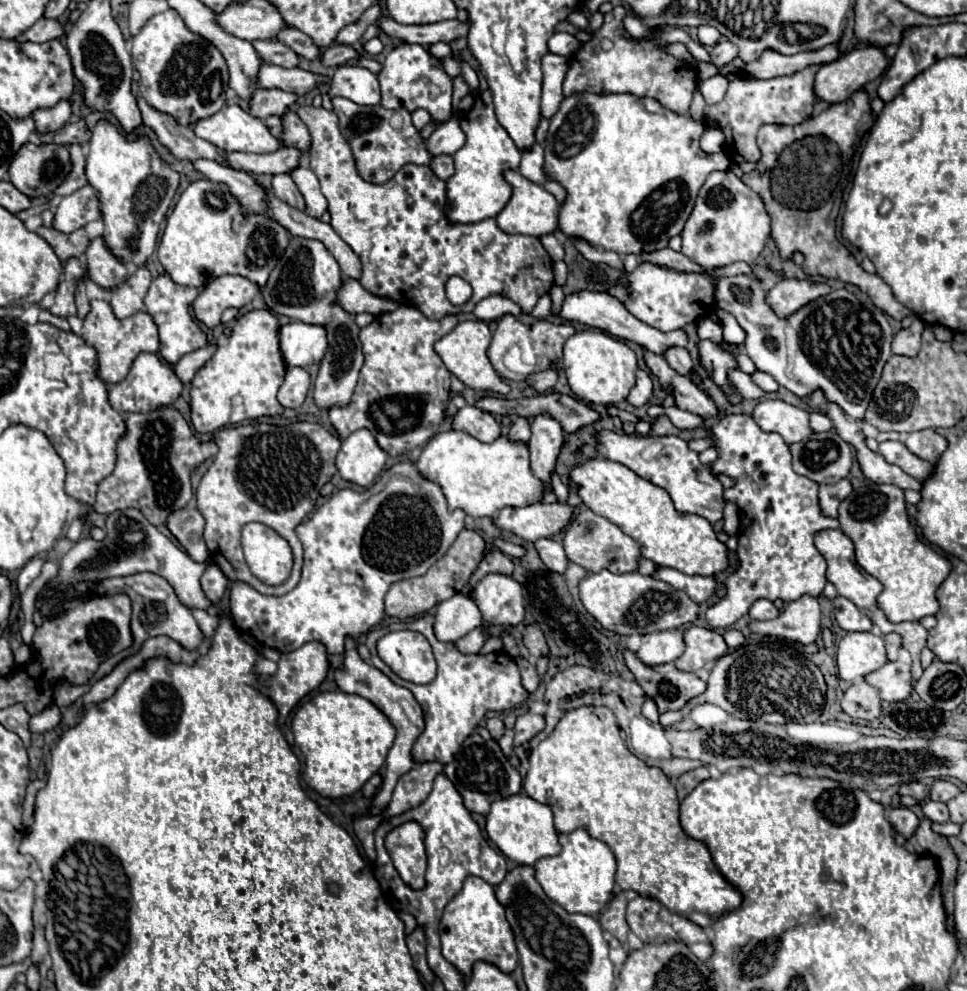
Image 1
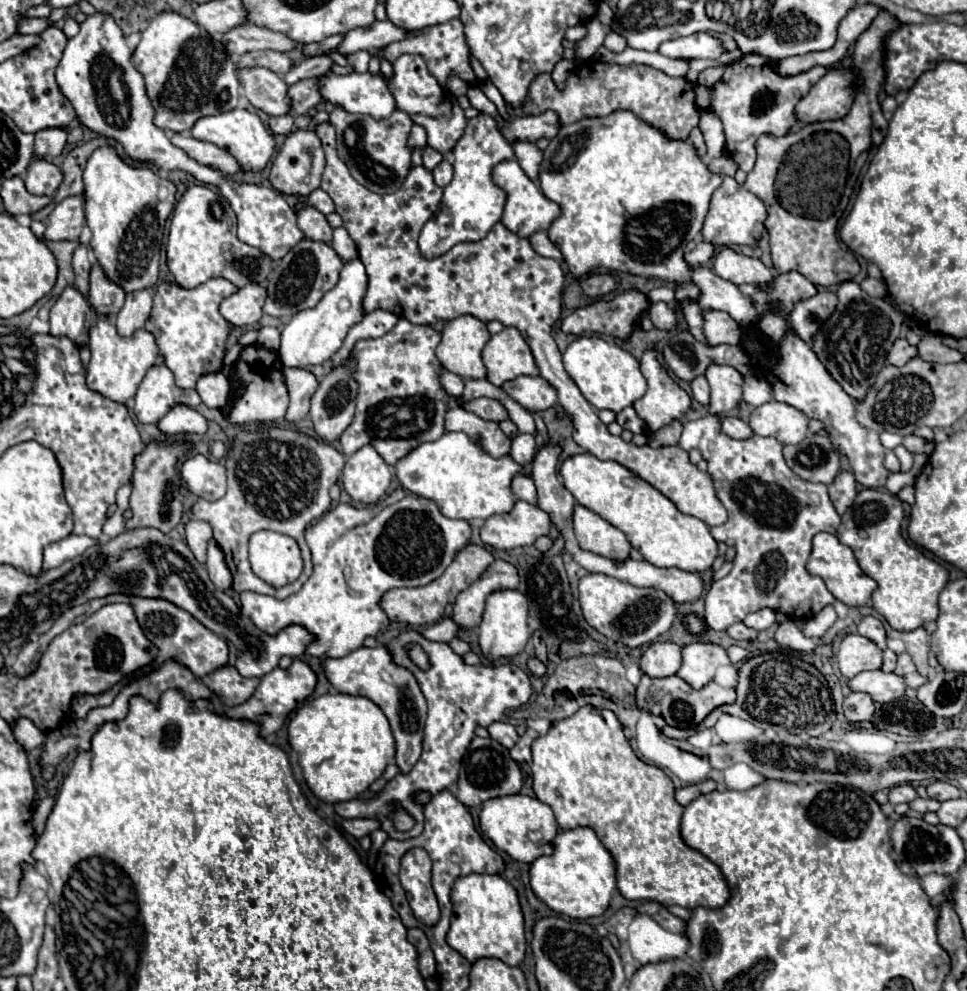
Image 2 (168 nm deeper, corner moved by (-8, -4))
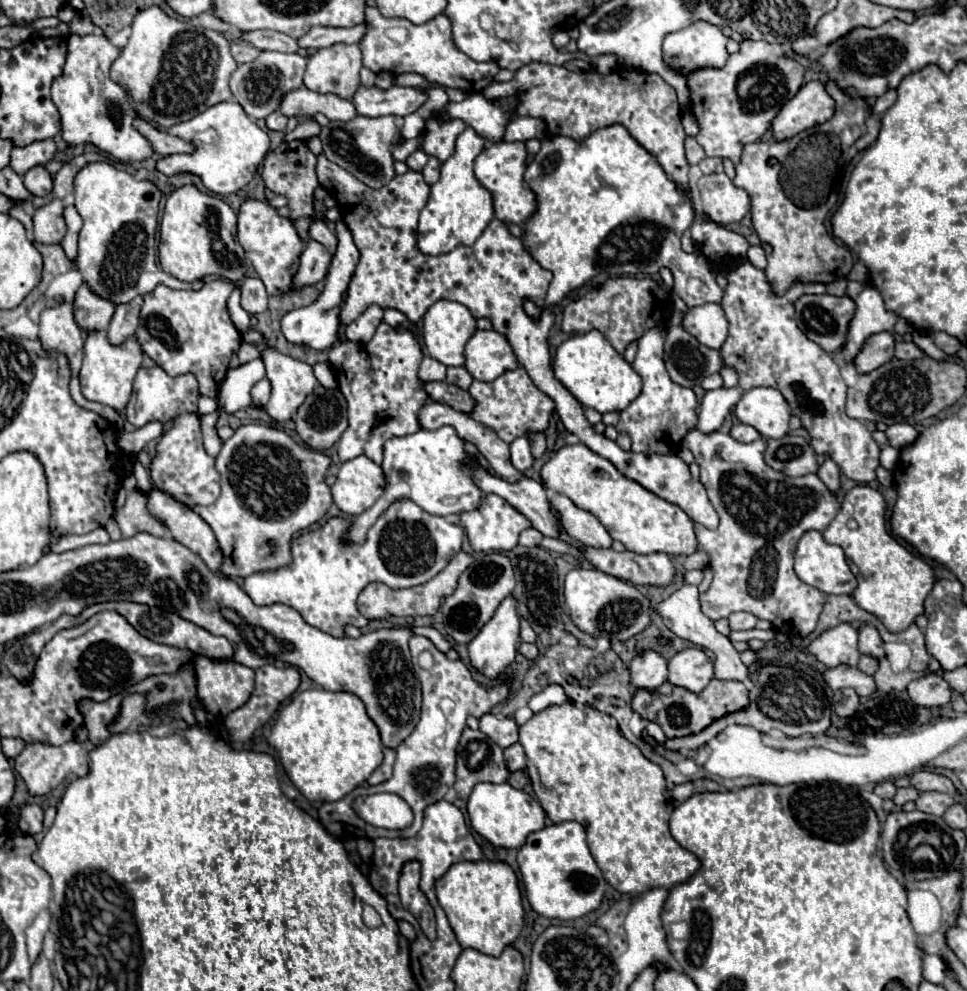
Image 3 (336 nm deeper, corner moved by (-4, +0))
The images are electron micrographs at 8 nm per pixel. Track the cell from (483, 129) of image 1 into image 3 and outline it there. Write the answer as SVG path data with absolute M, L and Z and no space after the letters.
M466 128L456 140L456 152L440 166L440 180L430 188L430 198L420 212L418 226L418 248L424 254L436 256L452 252L456 246L472 246L476 238L494 218L492 196L474 176L474 158L484 150L486 140L480 138L472 128Z

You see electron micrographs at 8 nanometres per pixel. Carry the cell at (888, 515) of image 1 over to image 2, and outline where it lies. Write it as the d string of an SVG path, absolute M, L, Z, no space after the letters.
M864 488L842 514L836 536L852 548L864 574L878 584L872 594L874 610L878 610L894 630L914 630L938 618L938 596L948 582L948 570L906 542L902 536L902 520L904 508L898 496L880 488Z

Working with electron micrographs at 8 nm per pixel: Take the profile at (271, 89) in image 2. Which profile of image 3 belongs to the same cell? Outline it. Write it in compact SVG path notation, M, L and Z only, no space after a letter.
M298 88L290 94L284 96L280 104L280 112L284 116L302 116L302 118L312 118L316 114L324 114L328 120L352 120L358 116L354 104L350 100L342 100L334 94L318 94L310 92L308 88Z

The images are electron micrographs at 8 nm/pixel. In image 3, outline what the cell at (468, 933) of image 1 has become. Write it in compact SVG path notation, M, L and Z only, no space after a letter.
M456 862L436 882L436 896L462 948L474 948L488 956L500 956L508 944L514 944L522 930L524 908L518 878L506 862Z

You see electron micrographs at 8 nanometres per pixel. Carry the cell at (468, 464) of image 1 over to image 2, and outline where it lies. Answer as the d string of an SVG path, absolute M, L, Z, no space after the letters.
M446 432L434 442L424 442L396 464L396 476L402 488L434 500L444 516L456 520L486 520L494 514L510 512L516 500L512 478L518 474L530 476L530 472L522 464L514 464L510 456L492 458L488 452L482 452L464 432Z

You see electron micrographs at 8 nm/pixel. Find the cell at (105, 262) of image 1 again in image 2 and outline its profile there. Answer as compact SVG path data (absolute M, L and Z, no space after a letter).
M94 264L90 272L90 298L88 298L94 310L100 316L106 316L106 314L112 316L122 308L124 296L126 292L122 292L118 284L106 280L106 272L102 272L102 266Z

